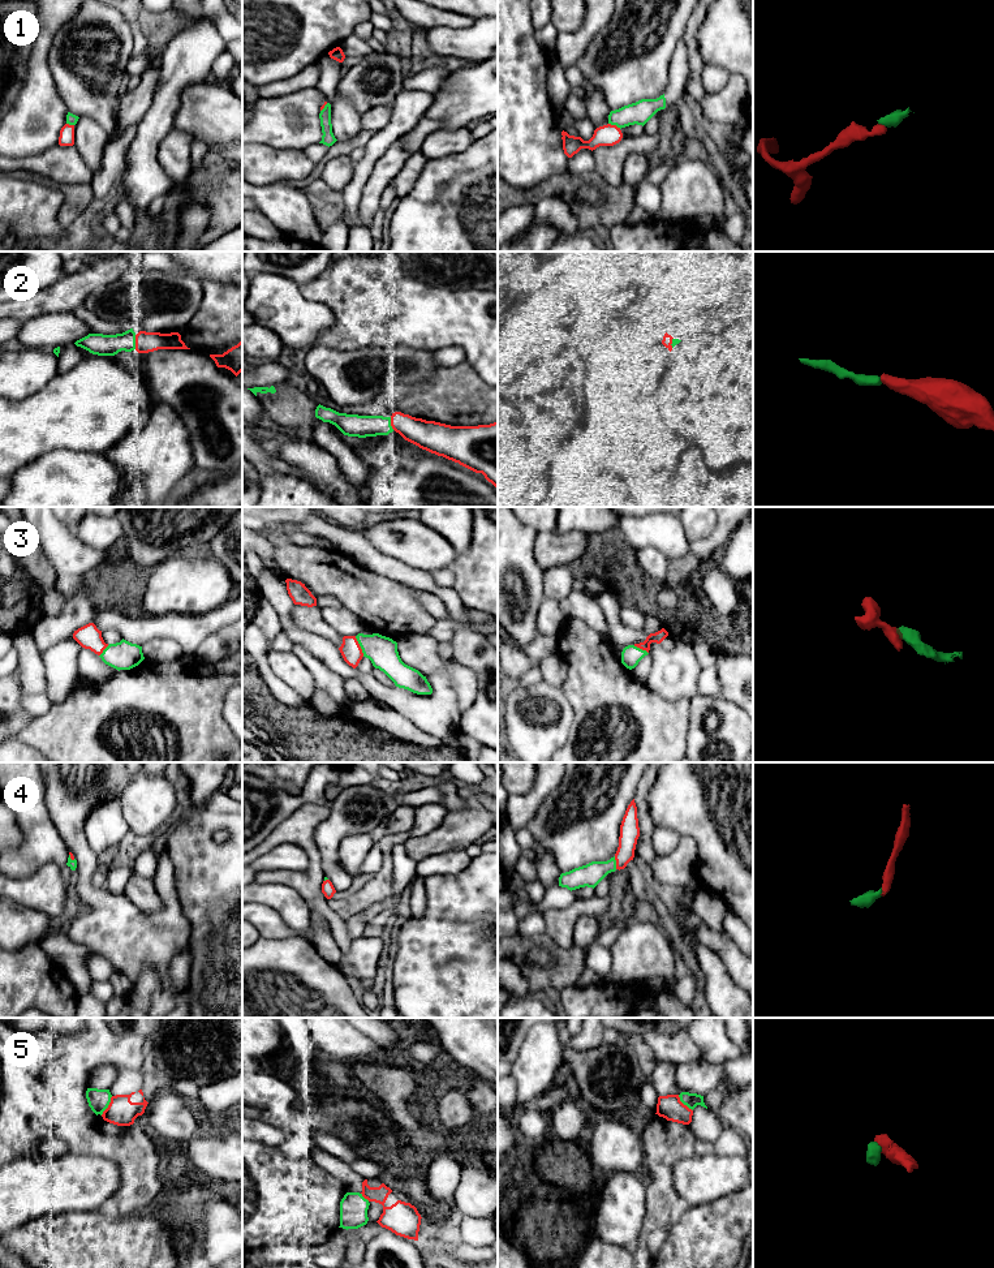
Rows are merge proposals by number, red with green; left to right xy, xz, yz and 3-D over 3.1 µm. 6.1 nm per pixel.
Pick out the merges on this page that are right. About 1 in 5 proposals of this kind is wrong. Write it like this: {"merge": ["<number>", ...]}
{"merge": ["1", "2", "3", "4"]}

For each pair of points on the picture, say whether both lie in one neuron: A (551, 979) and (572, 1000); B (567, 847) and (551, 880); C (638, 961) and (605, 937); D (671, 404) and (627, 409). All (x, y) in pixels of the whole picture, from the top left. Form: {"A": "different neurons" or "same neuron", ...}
{"A": "different neurons", "B": "different neurons", "C": "different neurons", "D": "different neurons"}

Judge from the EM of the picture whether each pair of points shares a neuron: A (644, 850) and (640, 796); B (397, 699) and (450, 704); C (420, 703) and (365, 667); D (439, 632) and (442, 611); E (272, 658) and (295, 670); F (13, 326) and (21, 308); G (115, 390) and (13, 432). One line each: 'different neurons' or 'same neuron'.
A: same neuron
B: same neuron
C: different neurons
D: different neurons
E: same neuron
F: different neurons
G: same neuron

